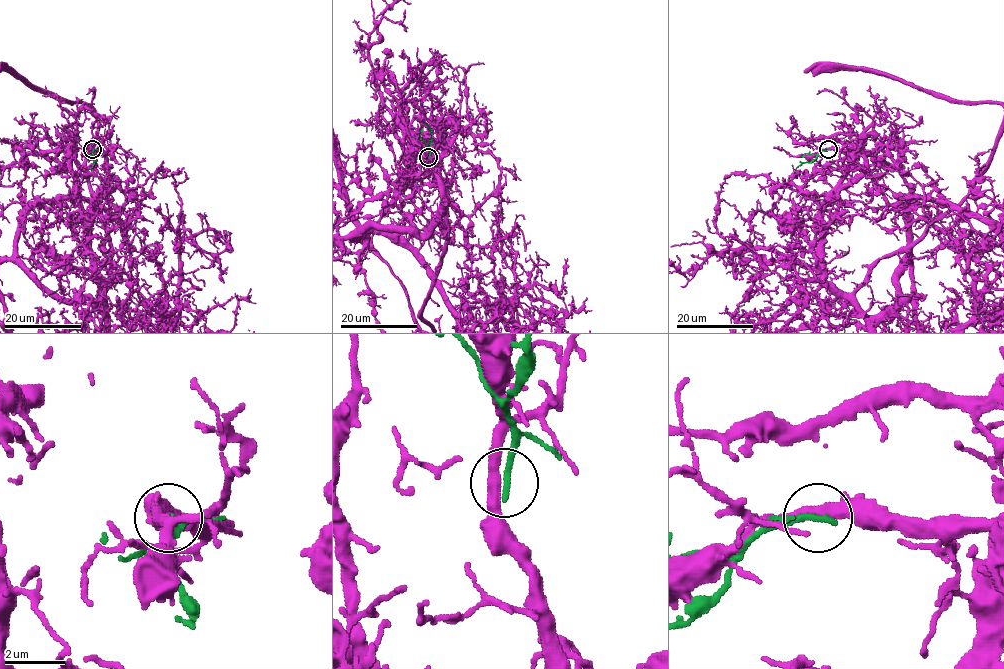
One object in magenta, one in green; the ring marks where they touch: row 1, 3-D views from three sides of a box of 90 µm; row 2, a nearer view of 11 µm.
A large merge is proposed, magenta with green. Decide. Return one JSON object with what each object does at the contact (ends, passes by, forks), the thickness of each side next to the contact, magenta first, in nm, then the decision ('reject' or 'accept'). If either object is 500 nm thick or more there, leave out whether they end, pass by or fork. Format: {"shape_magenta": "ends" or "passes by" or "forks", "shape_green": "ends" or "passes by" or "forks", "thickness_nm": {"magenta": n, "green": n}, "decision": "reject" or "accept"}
{"shape_magenta": "passes by", "shape_green": "ends", "thickness_nm": {"magenta": 380, "green": 240}, "decision": "reject"}

